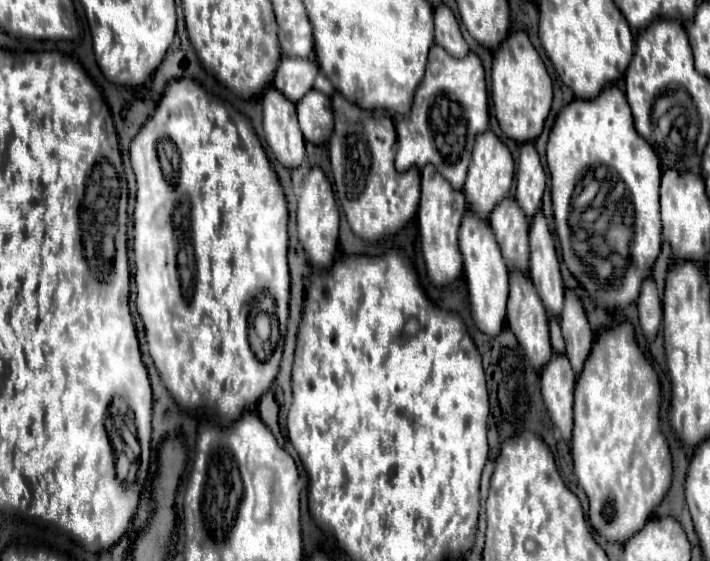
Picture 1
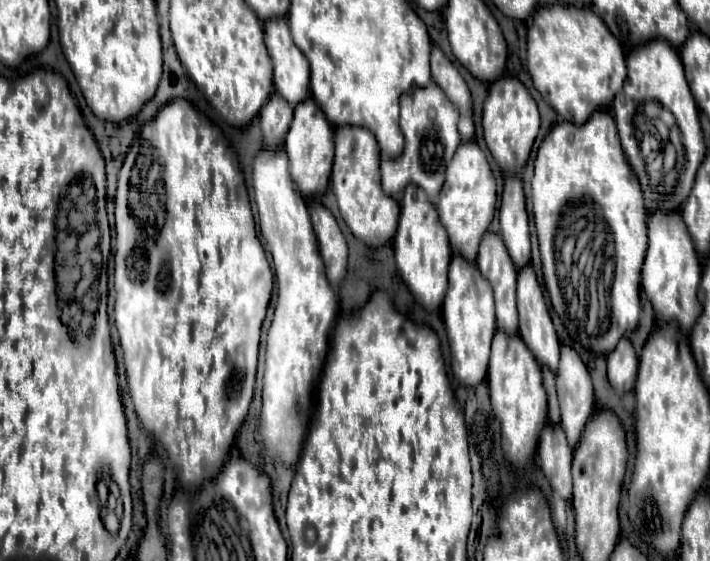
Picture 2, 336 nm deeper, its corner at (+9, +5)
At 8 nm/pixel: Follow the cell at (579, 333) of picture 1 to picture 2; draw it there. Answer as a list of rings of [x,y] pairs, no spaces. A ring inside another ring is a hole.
[[[561,343],[561,359],[559,359],[559,369],[555,373],[555,381],[557,381],[557,395],[559,395],[559,405],[561,405],[561,427],[567,433],[569,445],[575,447],[579,443],[579,437],[581,437],[581,431],[583,431],[587,419],[593,413],[595,395],[593,395],[591,377],[589,377],[585,363],[581,361],[579,353],[575,349],[571,349],[567,343]]]

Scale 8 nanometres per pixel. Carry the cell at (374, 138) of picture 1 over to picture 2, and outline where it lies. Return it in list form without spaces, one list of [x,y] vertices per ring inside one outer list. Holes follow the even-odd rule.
[[[335,127],[335,163],[331,173],[331,189],[337,197],[343,221],[359,241],[379,247],[395,235],[399,203],[381,187],[379,143],[375,143],[375,135],[371,135],[371,131],[363,127]]]

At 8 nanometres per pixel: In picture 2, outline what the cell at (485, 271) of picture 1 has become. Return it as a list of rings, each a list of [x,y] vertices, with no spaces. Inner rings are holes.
[[[453,255],[449,265],[449,289],[443,303],[443,321],[449,335],[453,377],[467,387],[479,385],[487,375],[489,349],[495,333],[495,303],[491,295],[491,283],[479,275],[475,263],[467,263],[463,255]]]

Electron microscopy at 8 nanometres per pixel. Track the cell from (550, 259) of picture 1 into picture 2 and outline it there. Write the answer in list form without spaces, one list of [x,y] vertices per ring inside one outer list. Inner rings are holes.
[[[531,263],[527,267],[523,267],[523,271],[519,271],[519,277],[517,277],[517,309],[519,309],[519,335],[523,337],[525,345],[531,349],[531,353],[535,355],[535,359],[541,365],[547,365],[551,371],[557,371],[559,339],[553,329],[553,321],[549,317],[549,309],[545,303],[543,289],[537,281],[535,267]]]

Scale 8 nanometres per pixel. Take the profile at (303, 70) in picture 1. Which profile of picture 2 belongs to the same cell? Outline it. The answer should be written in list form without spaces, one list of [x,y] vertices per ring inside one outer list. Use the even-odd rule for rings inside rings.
[[[273,93],[271,99],[263,105],[259,117],[261,117],[265,145],[275,149],[285,139],[285,133],[291,125],[291,119],[293,119],[293,107],[279,93]]]

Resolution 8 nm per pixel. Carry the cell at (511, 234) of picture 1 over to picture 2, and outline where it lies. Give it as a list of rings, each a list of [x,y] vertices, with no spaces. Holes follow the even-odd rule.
[[[487,231],[479,245],[477,267],[485,279],[493,285],[495,291],[495,311],[497,311],[497,327],[505,329],[509,335],[517,333],[517,307],[515,307],[515,291],[517,291],[517,271],[507,255],[507,247],[503,247],[503,239],[497,233]]]

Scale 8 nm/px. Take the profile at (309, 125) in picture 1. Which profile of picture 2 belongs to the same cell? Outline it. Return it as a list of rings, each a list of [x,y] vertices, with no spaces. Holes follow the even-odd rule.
[[[311,97],[295,105],[295,117],[285,137],[285,149],[291,163],[289,165],[291,177],[295,179],[299,191],[307,199],[315,199],[323,195],[329,185],[329,175],[333,167],[333,127],[331,123],[327,123],[327,117]]]

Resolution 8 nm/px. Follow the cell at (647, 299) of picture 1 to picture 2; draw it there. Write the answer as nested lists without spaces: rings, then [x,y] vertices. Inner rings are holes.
[[[623,337],[617,347],[607,355],[607,375],[611,385],[619,391],[631,391],[635,385],[635,375],[637,375],[639,359],[637,353],[627,337]]]

